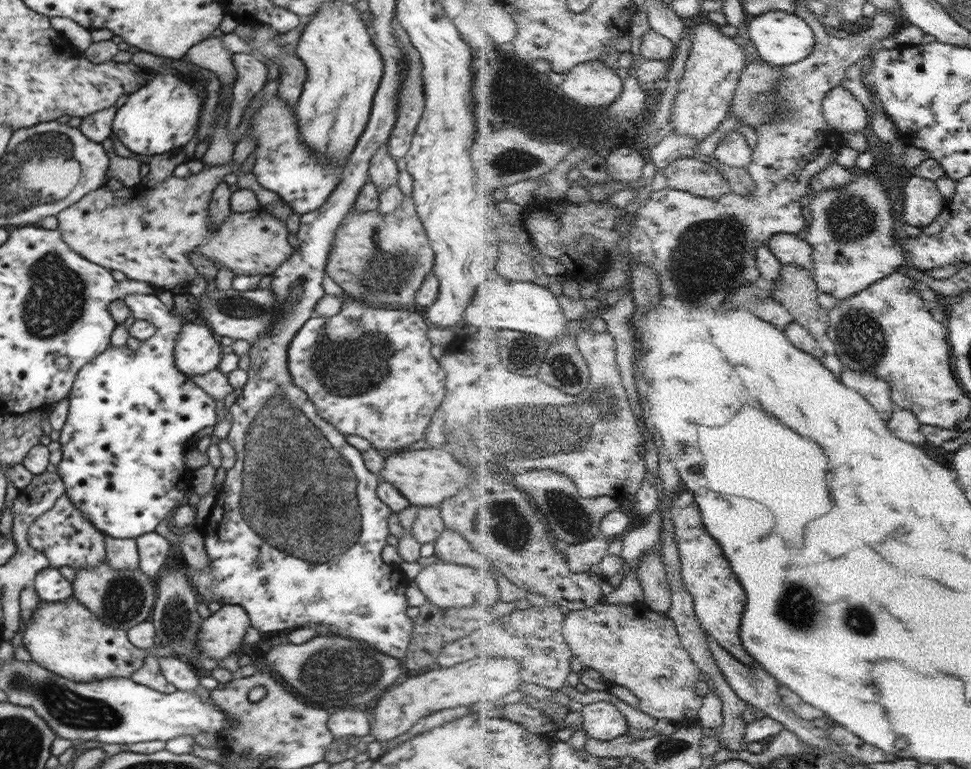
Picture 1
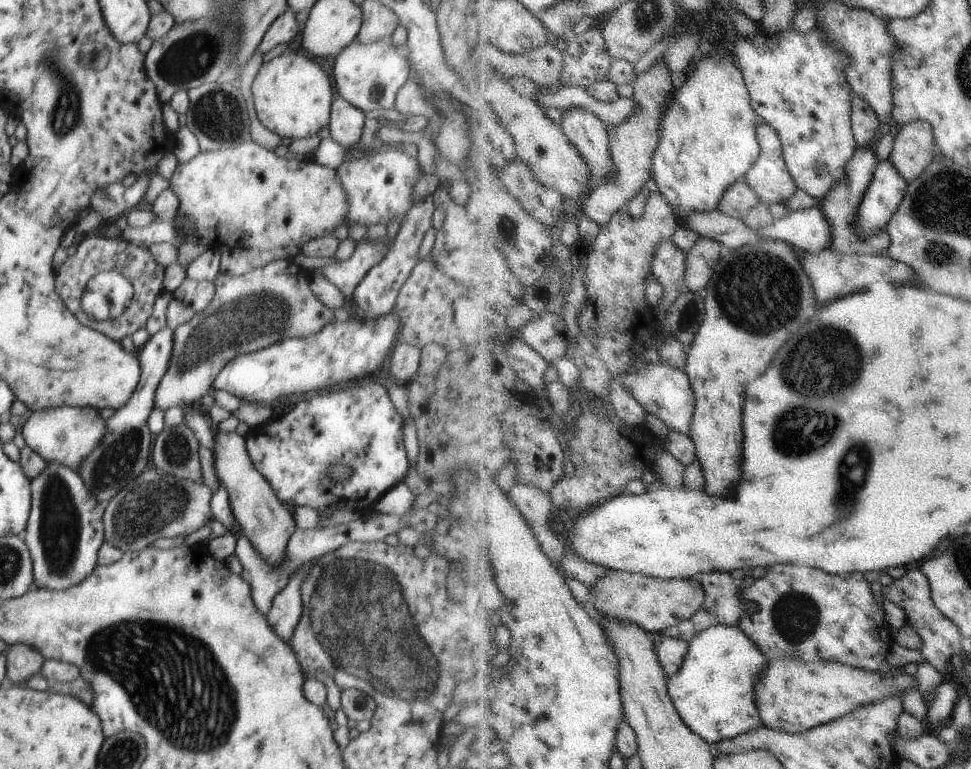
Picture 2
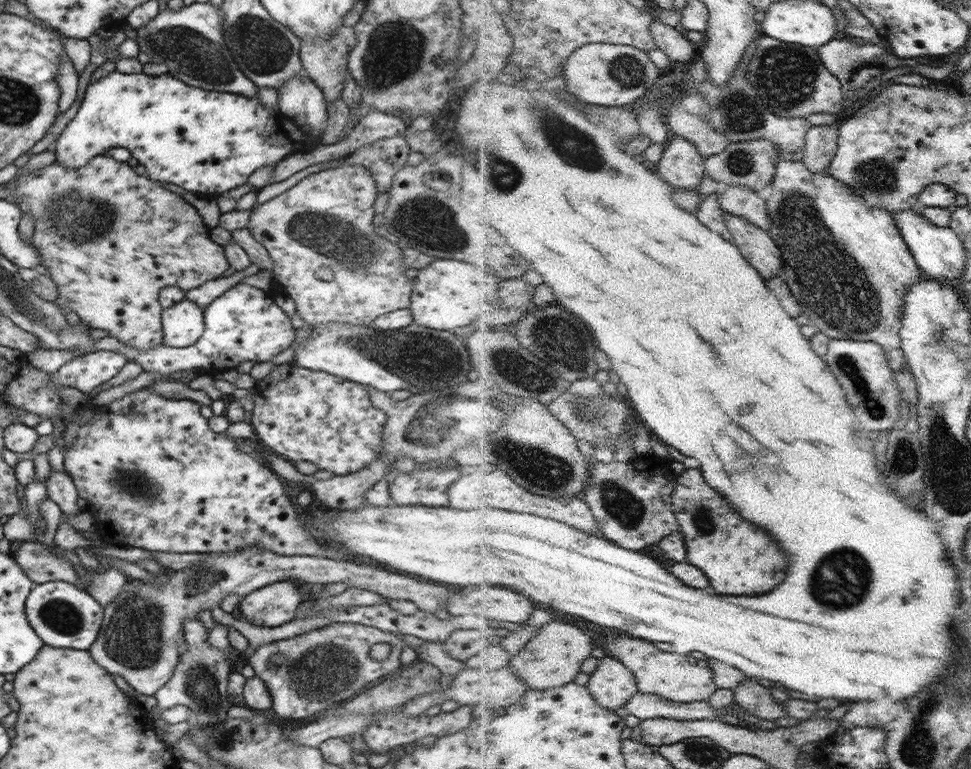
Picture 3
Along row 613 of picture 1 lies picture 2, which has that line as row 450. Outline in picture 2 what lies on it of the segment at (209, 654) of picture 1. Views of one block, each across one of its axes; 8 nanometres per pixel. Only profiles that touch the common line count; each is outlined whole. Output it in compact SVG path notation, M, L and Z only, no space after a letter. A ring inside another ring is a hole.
M213 429L213 466L219 483L226 488L228 500L235 520L246 536L250 538L254 550L262 554L264 562L276 566L285 559L286 544L297 529L292 512L276 498L271 484L255 469L248 456L245 438L236 431L228 433Z

